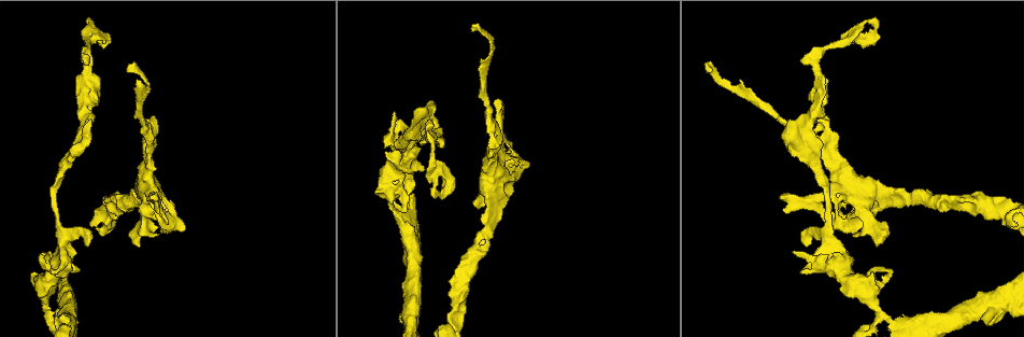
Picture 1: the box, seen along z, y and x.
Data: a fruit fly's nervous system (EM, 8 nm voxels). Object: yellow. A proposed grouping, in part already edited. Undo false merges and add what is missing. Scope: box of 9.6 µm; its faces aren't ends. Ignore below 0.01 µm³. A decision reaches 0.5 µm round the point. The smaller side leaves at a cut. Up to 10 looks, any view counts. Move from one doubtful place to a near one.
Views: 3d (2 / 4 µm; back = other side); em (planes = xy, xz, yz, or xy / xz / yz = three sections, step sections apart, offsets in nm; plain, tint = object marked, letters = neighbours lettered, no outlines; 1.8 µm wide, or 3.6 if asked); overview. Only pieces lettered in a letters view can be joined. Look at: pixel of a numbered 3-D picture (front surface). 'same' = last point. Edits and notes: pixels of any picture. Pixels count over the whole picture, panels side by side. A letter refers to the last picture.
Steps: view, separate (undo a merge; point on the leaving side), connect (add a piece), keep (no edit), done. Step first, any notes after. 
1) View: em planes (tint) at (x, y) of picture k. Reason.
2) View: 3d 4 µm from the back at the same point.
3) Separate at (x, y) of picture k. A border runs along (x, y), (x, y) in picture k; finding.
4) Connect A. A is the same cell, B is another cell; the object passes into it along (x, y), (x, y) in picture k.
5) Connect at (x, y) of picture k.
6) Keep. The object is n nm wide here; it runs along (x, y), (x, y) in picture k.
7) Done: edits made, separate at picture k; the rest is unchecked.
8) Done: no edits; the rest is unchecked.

View: em planes (letters) at (816, 98) of picture 1. Branch point.

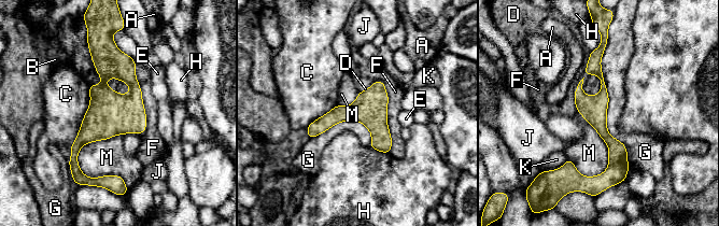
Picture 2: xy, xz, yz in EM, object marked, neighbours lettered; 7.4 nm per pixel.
Keep. A, B, C, D, E, F, G, H, J, K and M are other cells; a border runs along (607, 39), (606, 128), (630, 168) in picture 2; all the same cell.

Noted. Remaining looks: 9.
View: 3d 2 µm at (851, 34) of picture 1. A fork.

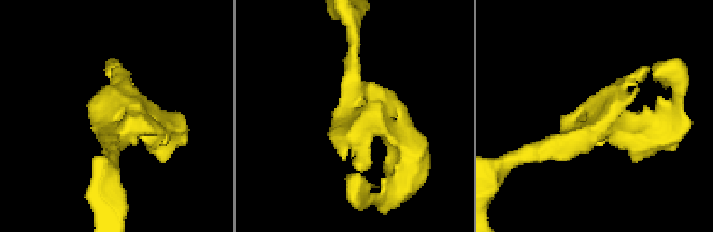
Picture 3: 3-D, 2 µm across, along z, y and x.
View: em planes (letters) at (605, 119) of picture 3.

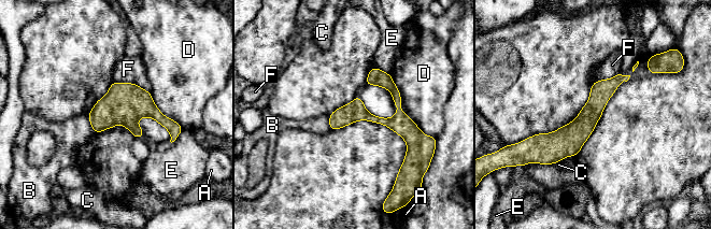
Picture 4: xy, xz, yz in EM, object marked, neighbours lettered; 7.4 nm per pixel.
Keep. A, B, C, D, E and F are other cells; continuous, no second cell.

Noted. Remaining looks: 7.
View: em planes (plain) at (850, 224) of picture 1. Touches itself.

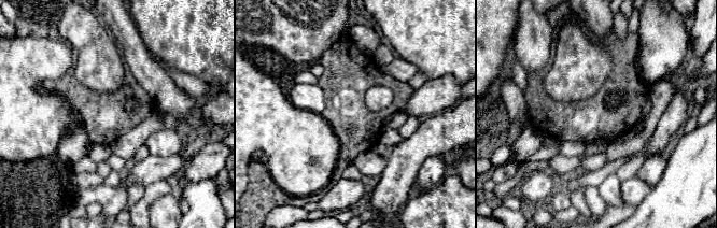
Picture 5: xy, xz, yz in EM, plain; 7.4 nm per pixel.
View: em planes (letters) at the same point. See the neighbours.

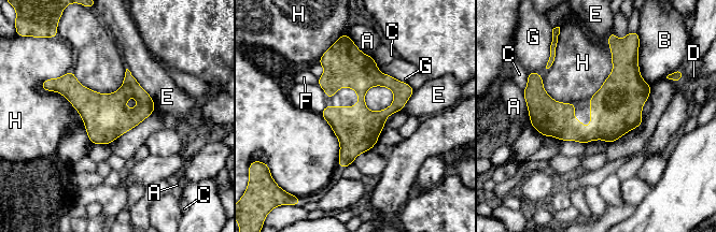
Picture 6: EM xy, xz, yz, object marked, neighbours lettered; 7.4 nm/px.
Keep. A, B, C, D, E, F, G and H are other cells; a border runs along (126, 68), (112, 92), (73, 73) in picture 6; continuous, no second cell.

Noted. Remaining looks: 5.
View: 3d 4 µm at (864, 288) of picture 1. Arms part here.

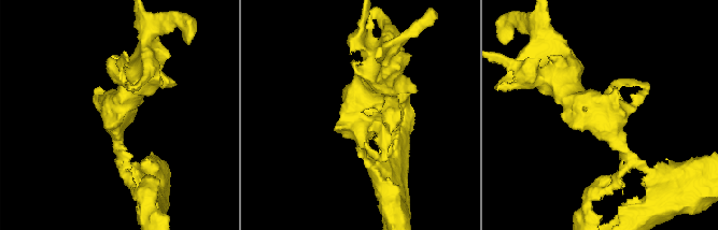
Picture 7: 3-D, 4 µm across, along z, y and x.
View: em planes (letters) at (353, 113) of picture 7. Need the tissue.

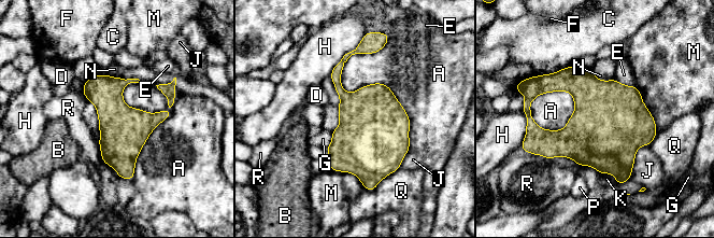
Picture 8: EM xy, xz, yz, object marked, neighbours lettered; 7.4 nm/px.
Keep. The object is 360 nm wide here; A, B, C, D, E, F, G, H, J, K, M, N, P, Q and R are other cells; a border runs along (573, 96), (539, 94), (531, 117) in picture 8; all the same cell.

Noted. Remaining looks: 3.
Done: no edits; the rest is unchecked.

